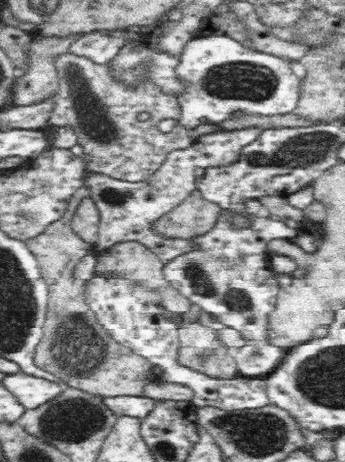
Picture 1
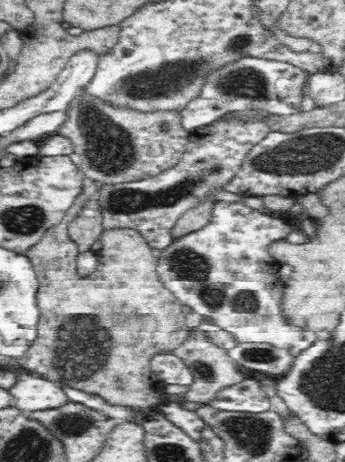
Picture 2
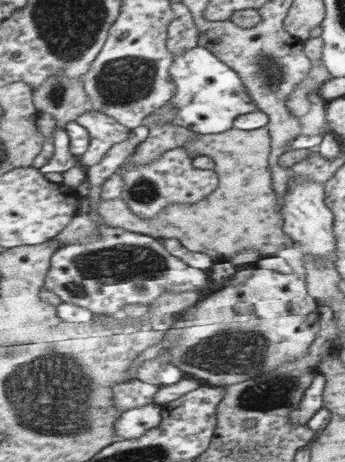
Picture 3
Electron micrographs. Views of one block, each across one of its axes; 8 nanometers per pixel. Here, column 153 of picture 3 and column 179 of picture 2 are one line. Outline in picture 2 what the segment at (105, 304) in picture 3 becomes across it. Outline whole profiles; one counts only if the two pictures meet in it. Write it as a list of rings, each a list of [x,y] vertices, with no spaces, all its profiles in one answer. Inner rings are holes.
[[[216,202],[212,206],[210,222],[204,228],[174,238],[158,252],[156,272],[174,298],[234,334],[238,344],[272,344],[298,358],[298,354],[314,346],[318,338],[316,332],[286,320],[282,310],[286,282],[278,276],[280,262],[270,254],[270,244],[286,240],[290,232],[292,228],[282,222],[282,218],[252,210],[244,202]],[[244,304],[254,308],[244,310]]]

